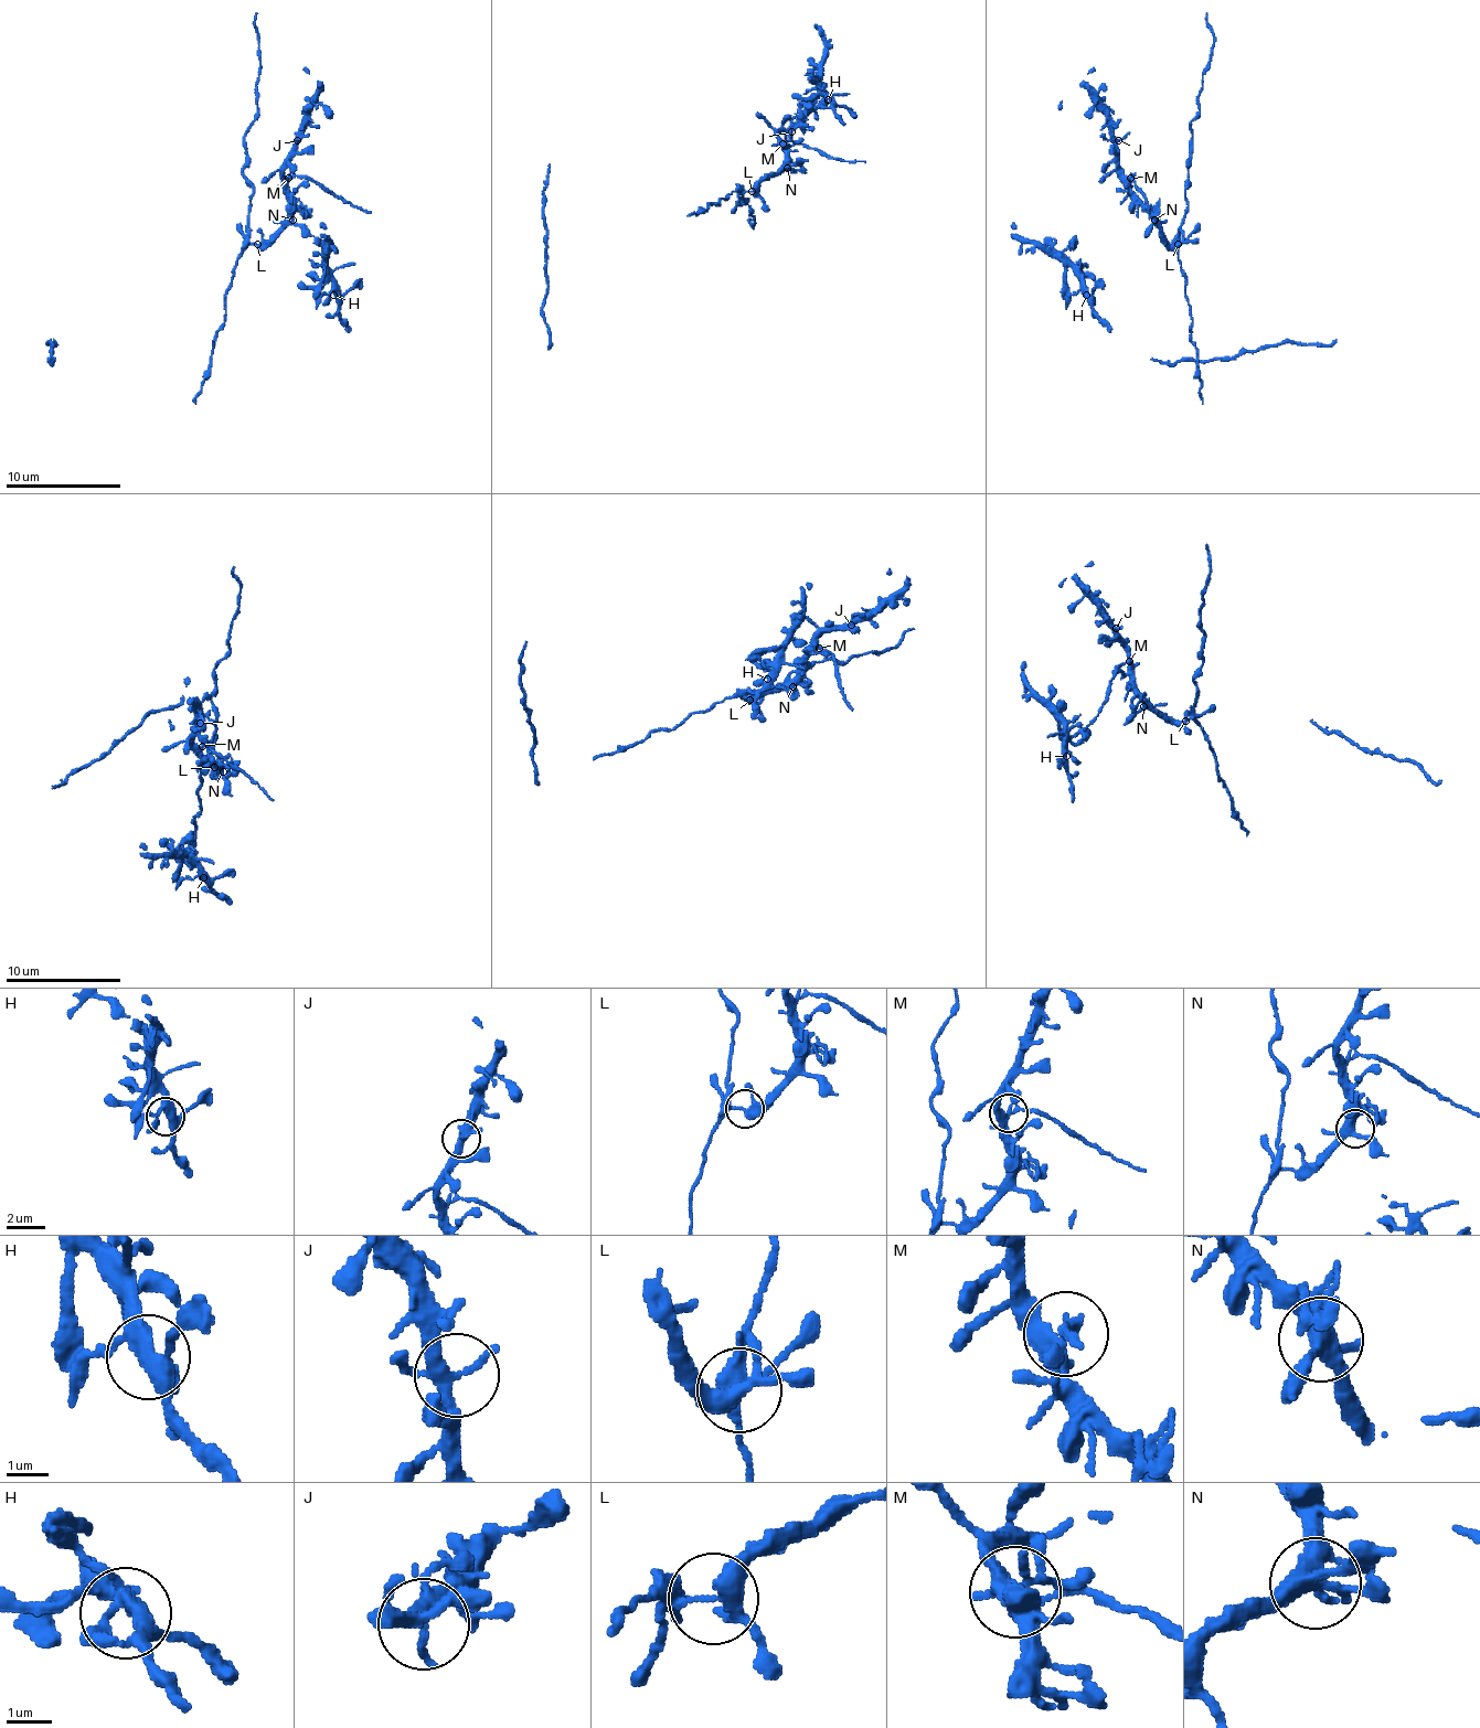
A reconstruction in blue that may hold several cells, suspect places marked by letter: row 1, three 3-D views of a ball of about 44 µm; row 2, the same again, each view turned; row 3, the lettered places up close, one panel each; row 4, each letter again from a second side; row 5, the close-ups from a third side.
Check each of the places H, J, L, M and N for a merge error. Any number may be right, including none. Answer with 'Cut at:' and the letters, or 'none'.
Cut at: L, M

